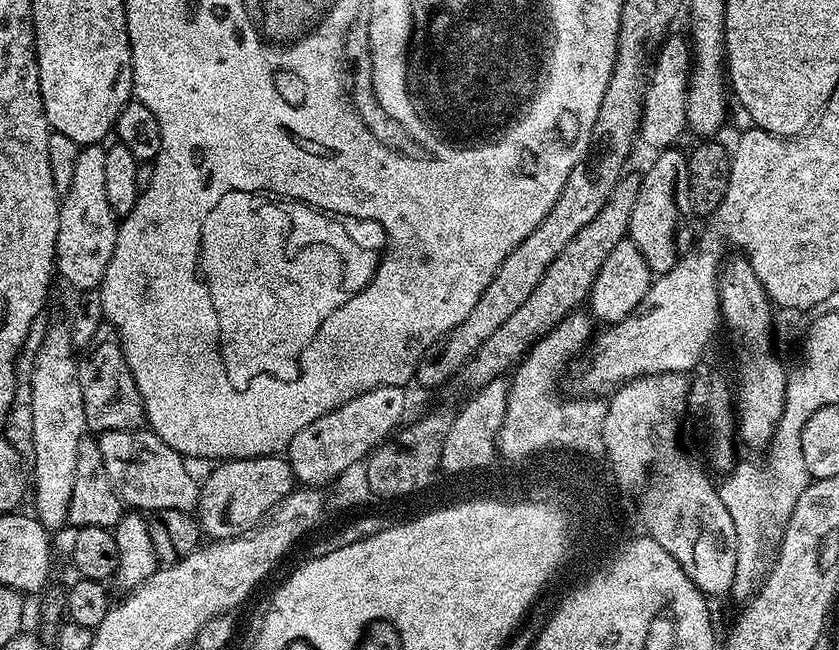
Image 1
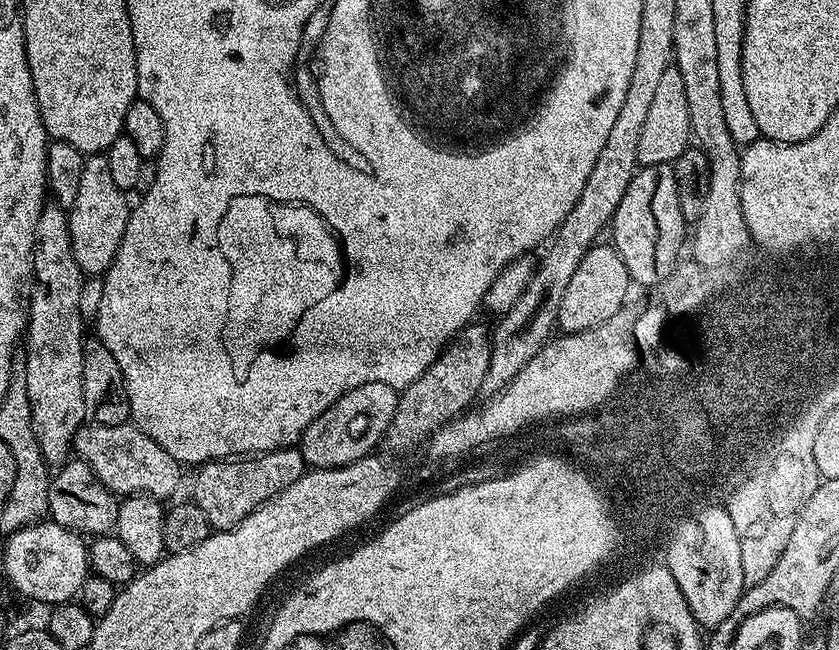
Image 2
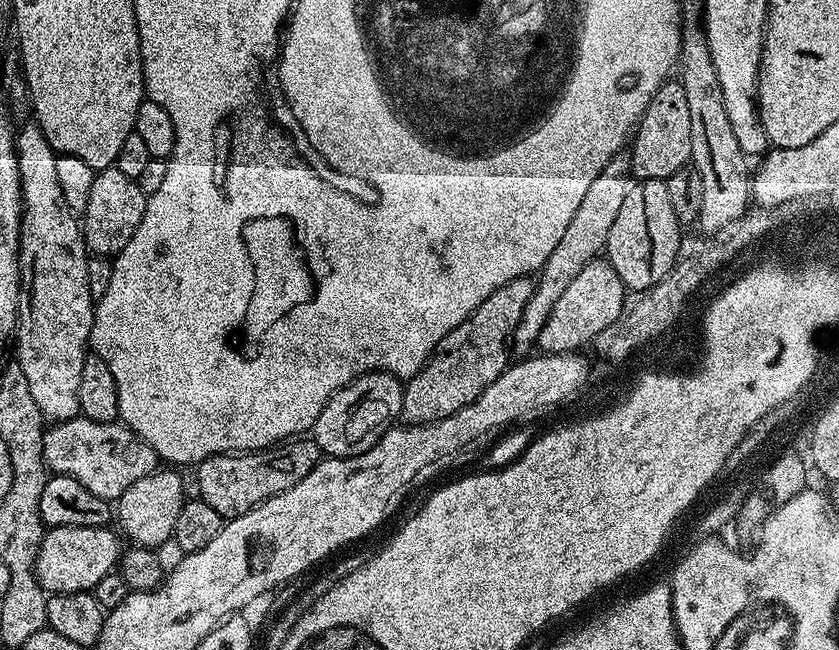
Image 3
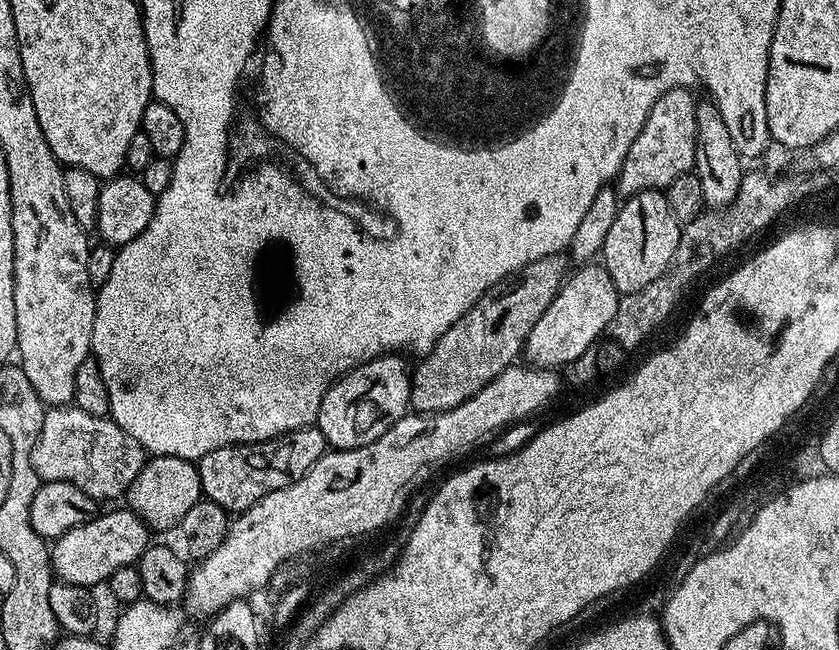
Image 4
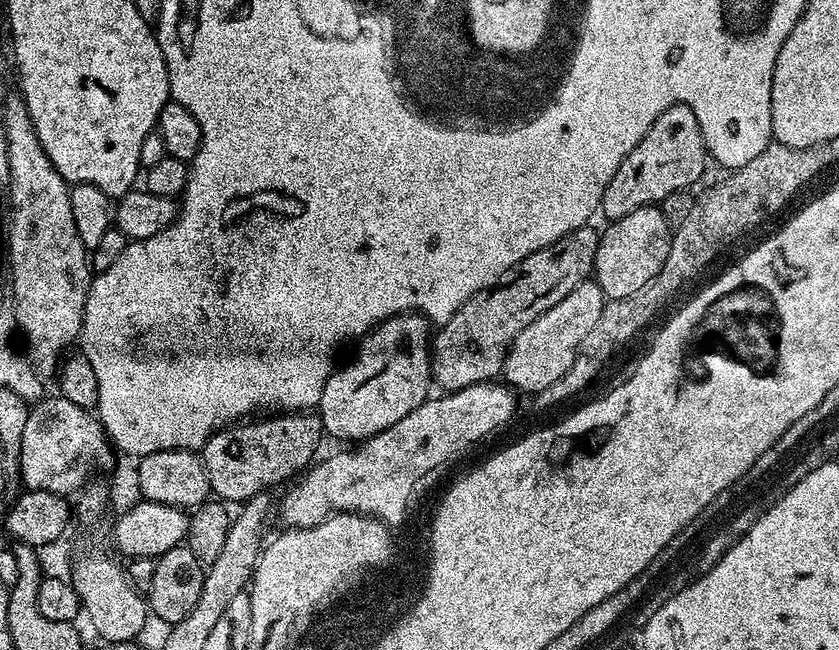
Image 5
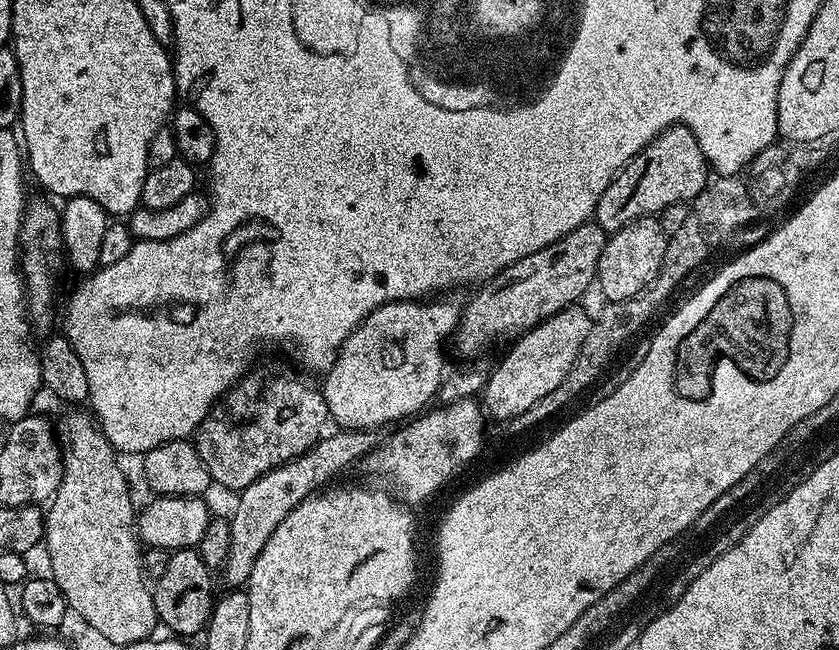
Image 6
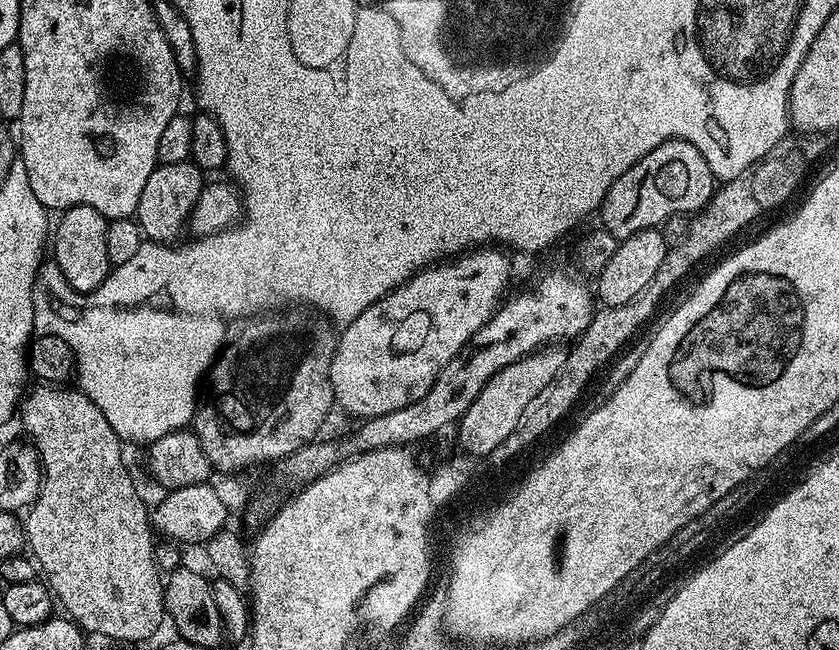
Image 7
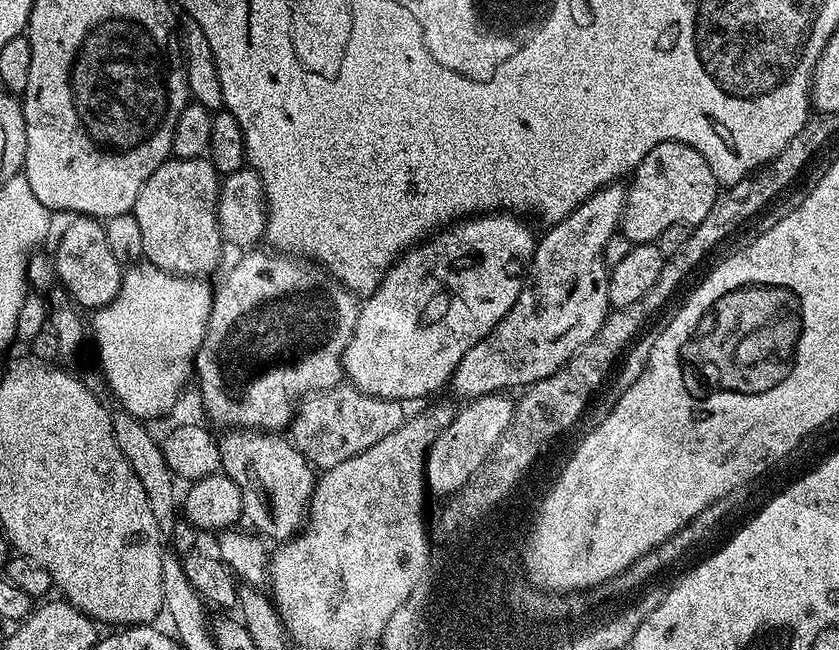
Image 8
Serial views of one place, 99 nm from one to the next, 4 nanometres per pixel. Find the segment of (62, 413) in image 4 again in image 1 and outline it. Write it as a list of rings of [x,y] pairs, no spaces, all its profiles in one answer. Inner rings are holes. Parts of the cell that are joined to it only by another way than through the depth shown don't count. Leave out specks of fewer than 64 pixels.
[[[151,430],[101,432],[98,439],[106,474],[110,474],[110,482],[125,505],[148,514],[163,508],[183,512],[195,509],[200,497],[197,477],[192,477],[191,470],[184,465],[185,457],[166,446]]]

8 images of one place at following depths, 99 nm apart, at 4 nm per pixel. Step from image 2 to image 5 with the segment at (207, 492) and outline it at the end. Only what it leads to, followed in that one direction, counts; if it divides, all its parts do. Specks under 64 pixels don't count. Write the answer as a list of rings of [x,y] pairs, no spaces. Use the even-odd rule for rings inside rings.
[[[301,410],[265,416],[268,416],[265,420],[248,418],[222,428],[219,432],[213,432],[212,437],[204,443],[202,459],[213,497],[224,502],[248,501],[255,495],[267,493],[283,480],[291,481],[317,459],[316,447],[320,444],[320,436],[325,435],[319,415]]]

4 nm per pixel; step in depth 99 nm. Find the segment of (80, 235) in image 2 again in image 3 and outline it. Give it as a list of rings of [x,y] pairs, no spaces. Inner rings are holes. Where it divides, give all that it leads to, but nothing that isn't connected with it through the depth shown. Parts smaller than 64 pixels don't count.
[[[115,166],[101,168],[94,178],[94,186],[90,186],[90,199],[86,202],[86,210],[82,213],[82,231],[84,244],[89,253],[96,258],[114,258],[134,238],[134,230],[138,230],[138,222],[142,222],[142,214],[146,214],[148,197],[136,185],[135,179]]]

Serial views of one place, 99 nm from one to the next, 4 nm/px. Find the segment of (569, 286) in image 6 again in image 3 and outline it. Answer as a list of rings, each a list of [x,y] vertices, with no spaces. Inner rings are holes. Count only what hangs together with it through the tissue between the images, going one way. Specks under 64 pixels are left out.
[[[519,276],[516,280],[506,282],[474,314],[470,314],[432,353],[432,359],[425,364],[424,369],[414,375],[404,384],[401,421],[409,424],[429,424],[435,420],[446,418],[467,404],[473,404],[498,378],[510,363],[510,341],[534,287],[532,276]]]

